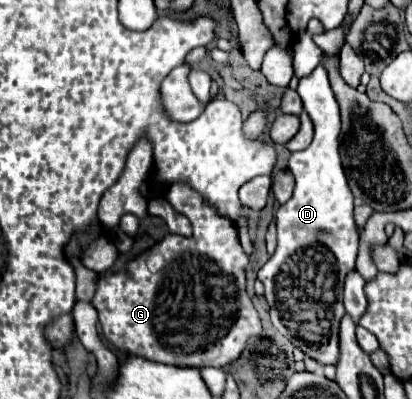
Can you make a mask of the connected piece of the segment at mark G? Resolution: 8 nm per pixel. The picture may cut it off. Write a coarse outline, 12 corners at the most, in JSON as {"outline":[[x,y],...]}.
{"outline":[[188,185],[192,237],[100,279],[120,353],[226,367],[262,333],[234,223]]}

